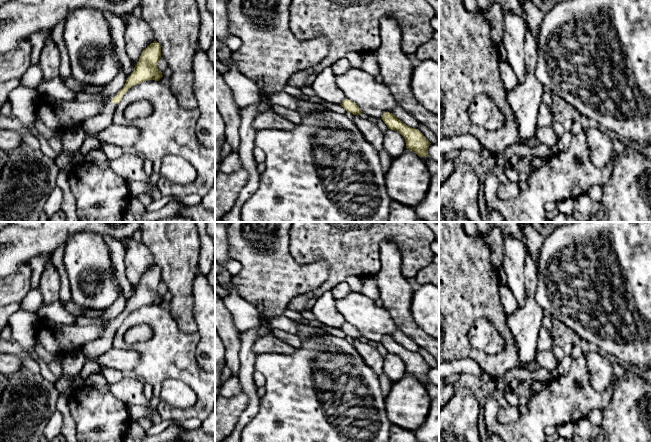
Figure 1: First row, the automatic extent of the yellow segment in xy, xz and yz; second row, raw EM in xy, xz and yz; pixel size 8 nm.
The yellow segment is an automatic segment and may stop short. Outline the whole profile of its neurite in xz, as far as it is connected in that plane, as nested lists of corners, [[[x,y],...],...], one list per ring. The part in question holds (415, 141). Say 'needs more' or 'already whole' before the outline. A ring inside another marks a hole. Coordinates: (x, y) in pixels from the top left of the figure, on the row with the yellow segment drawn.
already whole; [[[385,112],[381,119],[388,129],[395,130],[404,137],[407,149],[415,152],[419,157],[429,156],[428,148],[431,143],[418,129],[407,126],[390,112]]]

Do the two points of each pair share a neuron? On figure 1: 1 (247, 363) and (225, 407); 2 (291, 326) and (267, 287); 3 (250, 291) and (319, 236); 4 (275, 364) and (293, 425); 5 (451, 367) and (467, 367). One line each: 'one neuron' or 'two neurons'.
1: two neurons
2: two neurons
3: two neurons
4: one neuron
5: one neuron

